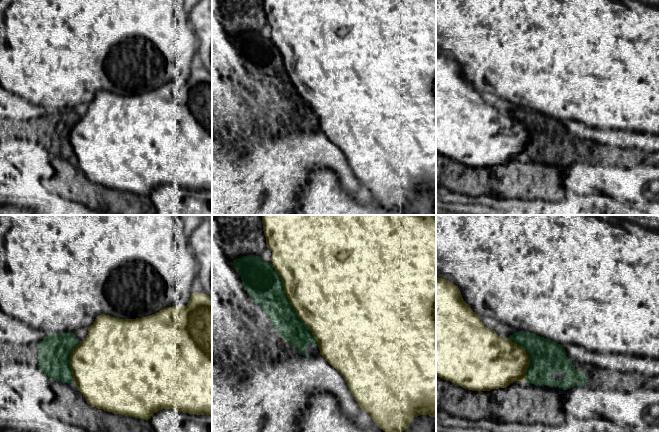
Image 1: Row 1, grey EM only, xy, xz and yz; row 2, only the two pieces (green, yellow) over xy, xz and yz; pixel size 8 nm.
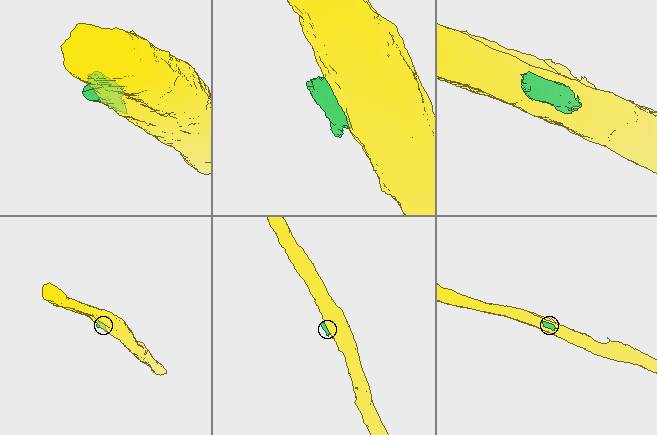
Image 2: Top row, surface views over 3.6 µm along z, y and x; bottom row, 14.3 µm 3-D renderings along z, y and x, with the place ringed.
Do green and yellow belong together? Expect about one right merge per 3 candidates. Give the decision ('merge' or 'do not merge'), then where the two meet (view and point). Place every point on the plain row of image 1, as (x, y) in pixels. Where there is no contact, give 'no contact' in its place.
do not merge; meets green in xz at (291, 81)

